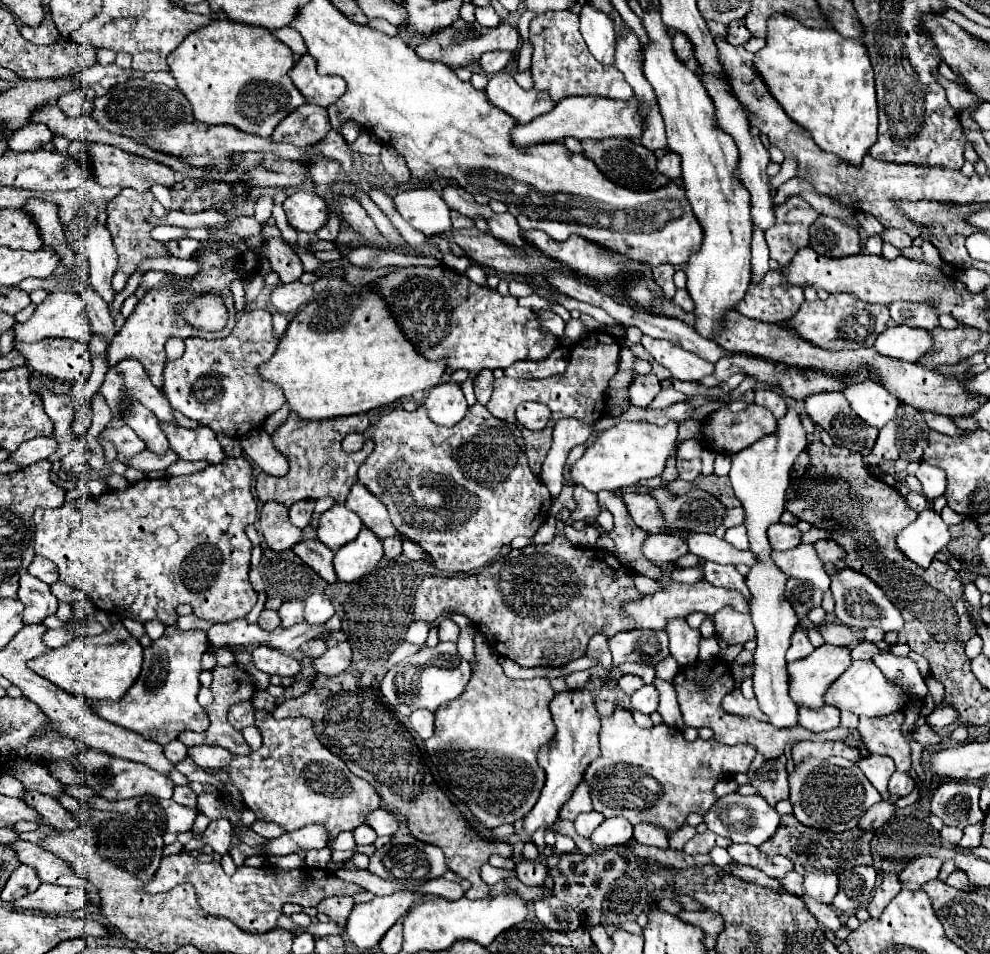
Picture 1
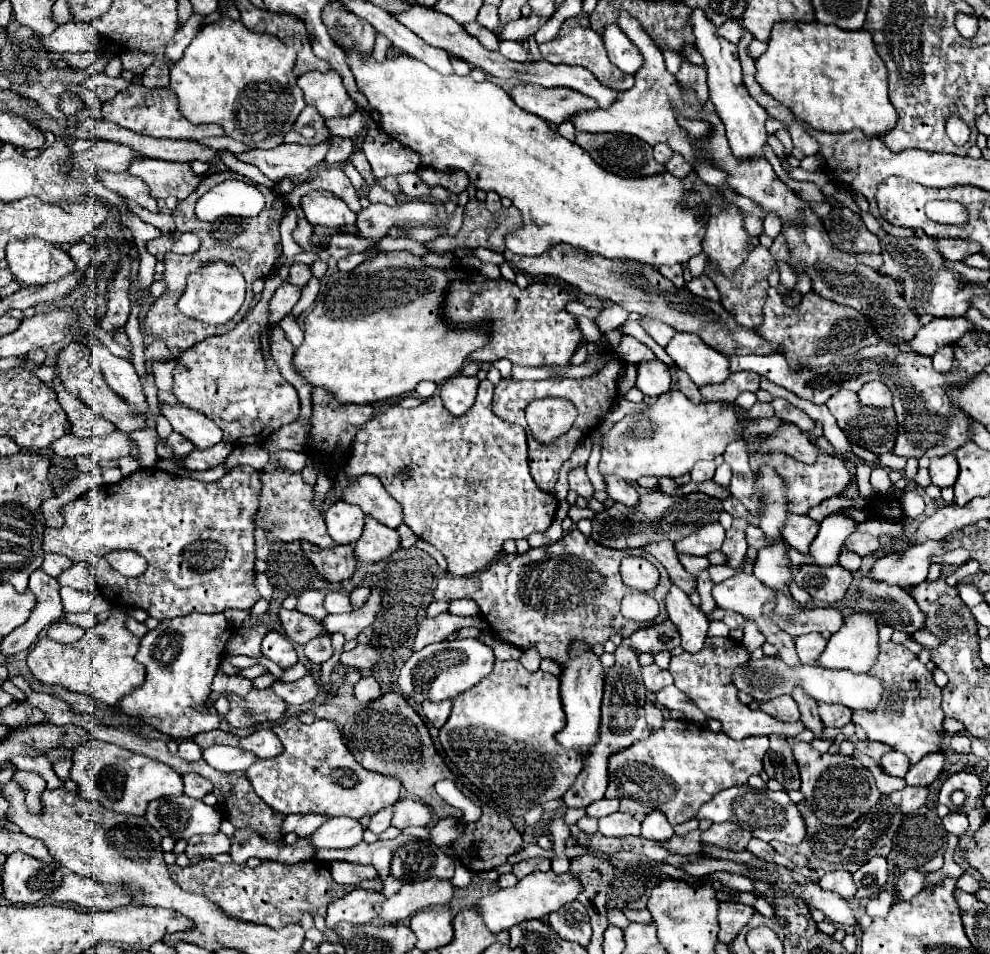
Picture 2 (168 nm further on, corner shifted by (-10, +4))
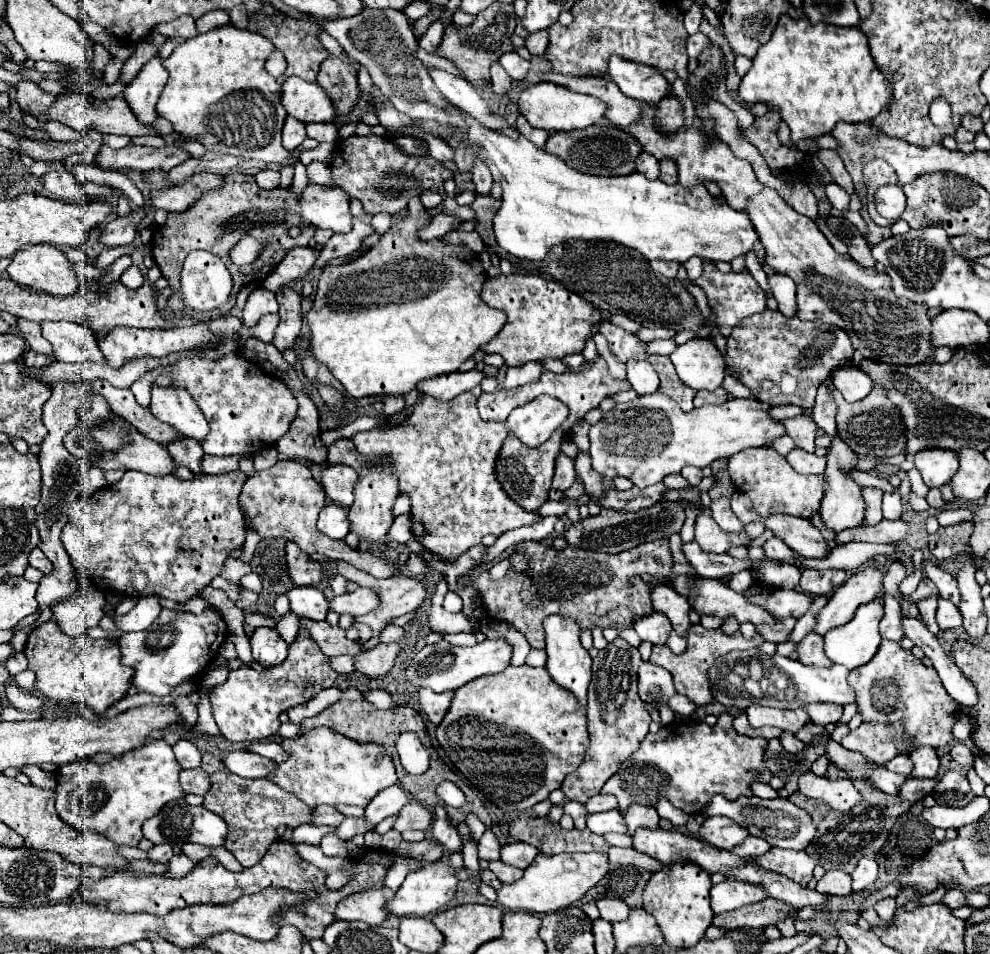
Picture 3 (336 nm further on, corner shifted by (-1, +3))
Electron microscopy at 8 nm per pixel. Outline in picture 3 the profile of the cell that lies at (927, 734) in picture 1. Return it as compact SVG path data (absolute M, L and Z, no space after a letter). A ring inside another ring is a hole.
M954 742L950 748L950 756L960 764L960 766L972 766L974 756L970 752L970 748L964 742Z

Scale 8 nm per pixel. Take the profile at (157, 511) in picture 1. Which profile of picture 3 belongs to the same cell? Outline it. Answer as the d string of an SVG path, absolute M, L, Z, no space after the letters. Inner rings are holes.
M236 470L216 476L194 476L192 480L180 480L174 476L150 476L144 472L124 472L124 478L112 486L104 486L90 496L78 498L68 512L68 522L78 526L84 540L90 544L92 564L87 576L104 594L116 596L160 596L178 604L200 596L210 586L214 576L222 572L222 566L232 550L242 548L246 540L246 524L238 512L238 496L246 476Z

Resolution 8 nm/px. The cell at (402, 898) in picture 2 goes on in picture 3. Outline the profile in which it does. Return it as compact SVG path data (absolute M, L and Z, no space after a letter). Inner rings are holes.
M430 862L426 864L426 868L422 870L414 870L410 872L410 876L406 876L404 884L398 888L396 896L386 904L386 912L390 916L428 916L428 914L436 914L438 910L446 908L446 904L454 898L458 880L452 872L452 868L444 862Z

